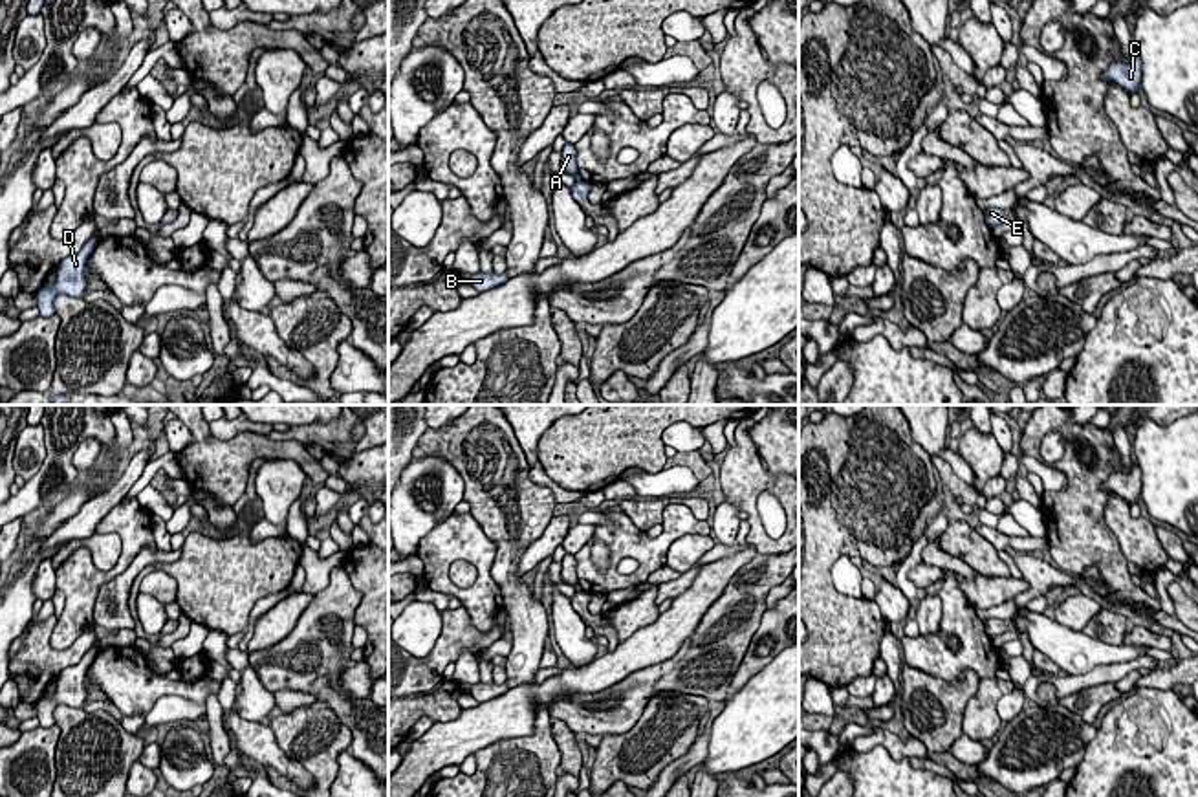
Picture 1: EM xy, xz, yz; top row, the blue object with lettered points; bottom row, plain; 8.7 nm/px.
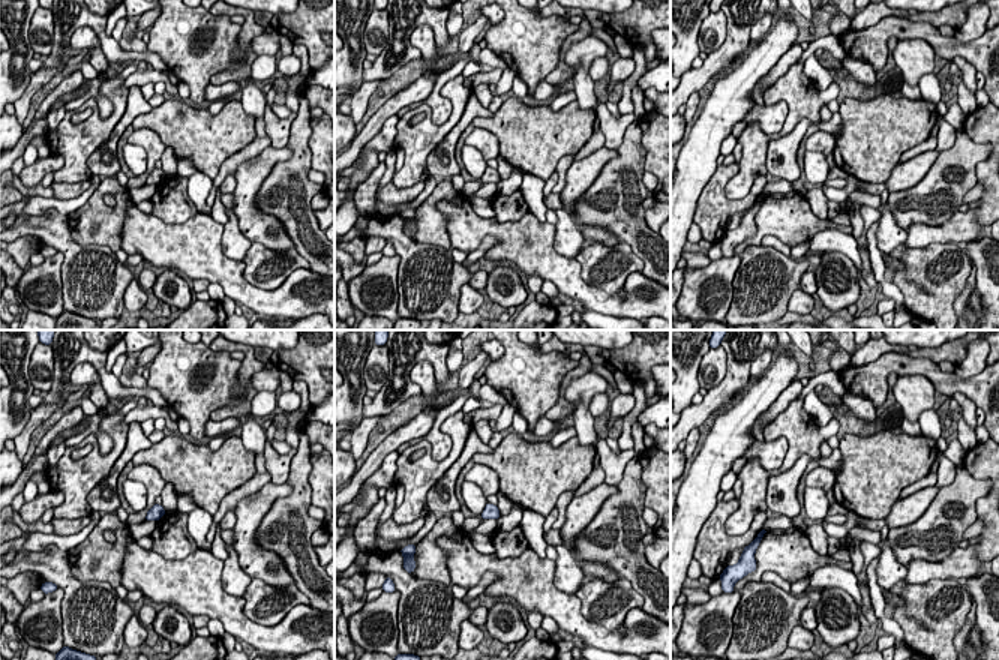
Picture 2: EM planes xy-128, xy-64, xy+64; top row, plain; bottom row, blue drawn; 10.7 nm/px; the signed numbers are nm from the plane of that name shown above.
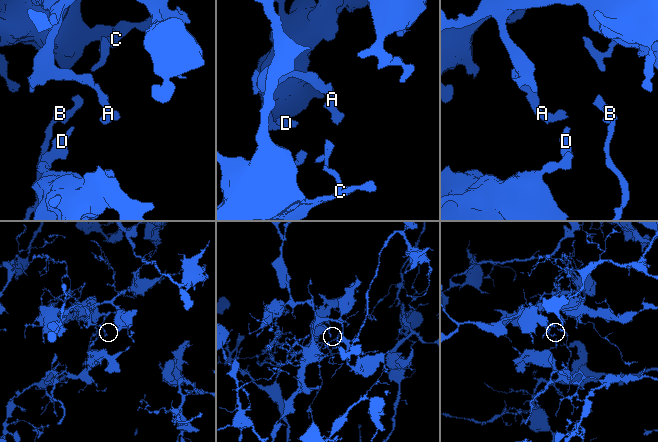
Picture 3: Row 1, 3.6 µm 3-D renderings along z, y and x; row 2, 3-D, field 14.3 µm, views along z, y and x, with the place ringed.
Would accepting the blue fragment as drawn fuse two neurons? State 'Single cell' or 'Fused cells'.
Single cell

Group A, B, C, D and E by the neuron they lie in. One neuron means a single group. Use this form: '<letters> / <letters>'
A B C D E

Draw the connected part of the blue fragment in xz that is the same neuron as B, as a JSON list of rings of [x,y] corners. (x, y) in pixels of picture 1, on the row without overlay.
[[[478,682],[478,683],[471,685],[469,694],[471,694],[478,704],[482,704],[482,702],[487,702],[487,700],[491,700],[491,698],[495,698],[495,696],[504,694],[507,689],[509,689],[507,683],[496,685],[496,683],[482,683],[482,682]]]

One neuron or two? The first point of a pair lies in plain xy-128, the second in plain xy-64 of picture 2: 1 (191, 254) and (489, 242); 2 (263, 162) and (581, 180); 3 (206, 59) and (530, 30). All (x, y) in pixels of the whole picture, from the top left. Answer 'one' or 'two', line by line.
1: two
2: one
3: one

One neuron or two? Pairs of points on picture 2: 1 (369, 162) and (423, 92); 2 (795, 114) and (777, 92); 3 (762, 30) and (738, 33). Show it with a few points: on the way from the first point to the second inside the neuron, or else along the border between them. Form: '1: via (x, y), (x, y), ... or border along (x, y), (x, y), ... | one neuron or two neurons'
1: border along (362, 147), (353, 162) | two neurons
2: via (795, 108), (783, 93) | one neuron
3: border along (764, 15), (753, 24), (749, 38) | two neurons

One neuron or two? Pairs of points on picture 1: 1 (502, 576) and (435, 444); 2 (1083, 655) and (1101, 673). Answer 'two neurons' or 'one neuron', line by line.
1: one neuron
2: two neurons

